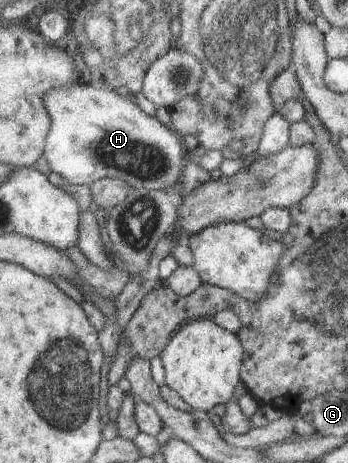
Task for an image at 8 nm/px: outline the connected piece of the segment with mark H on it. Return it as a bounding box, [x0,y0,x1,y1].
[45,81,188,191]

